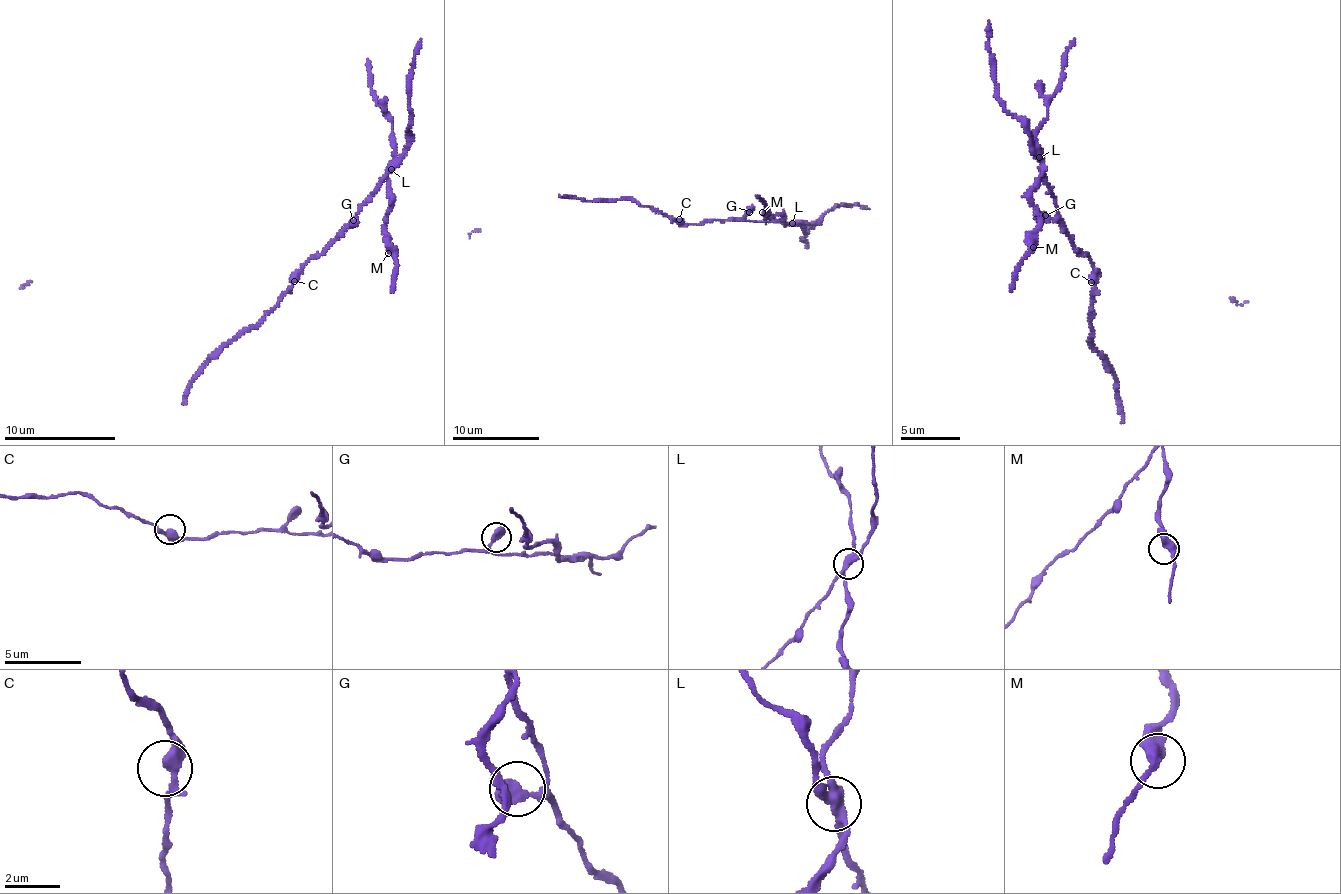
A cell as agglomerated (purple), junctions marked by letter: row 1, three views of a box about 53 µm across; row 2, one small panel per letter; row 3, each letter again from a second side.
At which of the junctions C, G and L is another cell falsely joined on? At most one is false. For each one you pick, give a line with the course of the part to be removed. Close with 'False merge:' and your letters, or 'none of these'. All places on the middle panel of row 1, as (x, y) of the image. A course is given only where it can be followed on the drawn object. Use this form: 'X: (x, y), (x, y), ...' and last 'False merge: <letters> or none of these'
L: (792, 223), (782, 224), (782, 216), (761, 214), (765, 206), (757, 195)
False merge: L

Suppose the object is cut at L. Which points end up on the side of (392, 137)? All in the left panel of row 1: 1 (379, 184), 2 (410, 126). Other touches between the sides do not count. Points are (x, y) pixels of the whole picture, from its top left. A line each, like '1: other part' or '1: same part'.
1: other part
2: other part

